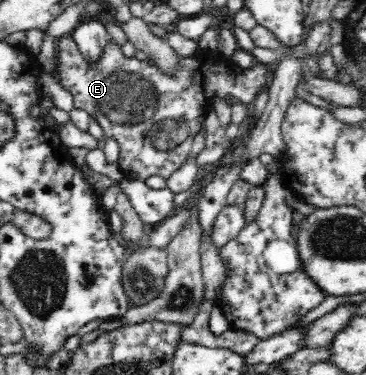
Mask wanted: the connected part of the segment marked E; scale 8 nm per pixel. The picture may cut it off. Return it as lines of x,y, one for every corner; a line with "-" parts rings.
70,32
59,37
58,42
56,42
56,48
58,48
58,52
55,52
56,60
58,60
58,61
56,64
55,72
53,74
54,74
54,76
56,76
56,78
58,78
58,84
60,84
60,86
62,86
62,88
66,89
66,91
68,91
68,93
70,93
70,95
72,95
75,109
83,110
84,112
87,112
91,116
91,118
94,118
94,120
96,120
96,122
98,122
98,124
100,124
100,126
102,127
105,139
113,138
114,140
116,140
116,142
118,142
119,157
118,157
116,164
118,165
118,168
120,169
122,178
126,178
128,180
139,180
139,181
144,180
145,181
149,176
152,176
152,175
160,175
160,176
163,176
164,178
169,177
174,172
174,170
176,170
180,165
182,165
184,162
186,162
186,158
189,156
190,153
192,153
192,151
191,151
192,144
194,144
194,140
196,140
196,136
200,136
200,134
202,134
202,136
204,136
204,138
206,138
206,134
208,134
208,132
206,132
206,126
204,126
204,120
206,120
206,115
208,114
208,112
210,110
215,110
215,108
220,103
222,103
222,105
228,105
228,107
230,107
230,111
231,111
232,100
236,100
236,102
240,102
240,104
244,104
244,106
246,106
247,108
249,108
249,110
251,110
251,108
255,102
256,95
259,94
261,91
263,91
266,88
266,86
268,86
270,84
270,81
272,80
272,75
273,75
273,68
269,65
265,65
264,63
255,62
254,65
252,67
249,67
248,69
239,68
236,65
234,65
234,63
232,63
228,59
228,56
226,56
219,49
216,51
212,51
212,50
204,50
204,48
199,47
198,50
196,50
196,52
194,52
194,54
192,54
192,56
181,56
181,55
178,55
174,51
174,55
176,55
176,64
174,64
174,68
172,68
172,70
170,70
170,72
167,72
167,70
162,70
156,64
149,64
147,61
140,61
138,59
136,59
134,57
134,55
126,56
125,52
122,50
120,41
116,41
116,40
115,40
115,42
110,42
110,43
106,44
106,46
104,46
104,48
102,48
102,52
100,52
100,54
98,54
98,56
96,56
96,60
92,60
91,58
86,58
82,54
82,51
79,49
77,42
74,40
74,37
73,37
72,33
70,33

